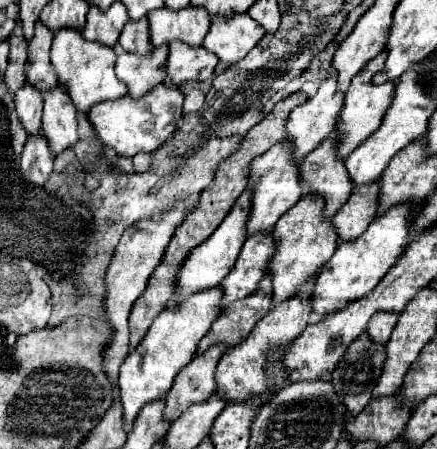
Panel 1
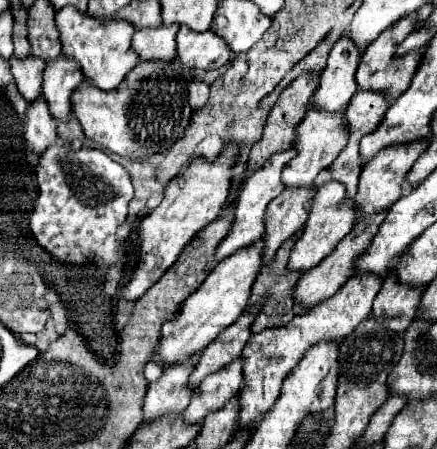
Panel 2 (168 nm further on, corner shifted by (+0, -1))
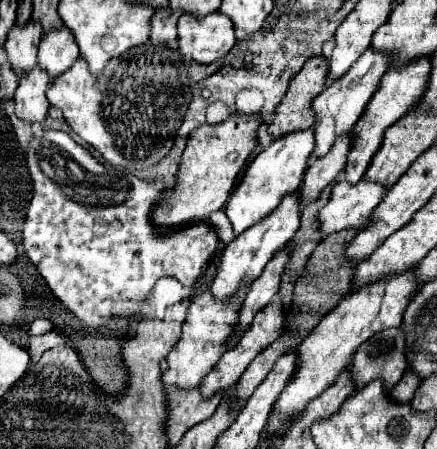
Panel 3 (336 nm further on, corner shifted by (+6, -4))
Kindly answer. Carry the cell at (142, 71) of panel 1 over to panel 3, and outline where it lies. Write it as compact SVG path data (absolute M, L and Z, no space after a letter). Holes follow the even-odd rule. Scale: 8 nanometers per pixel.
M170 6L166 8L156 8L156 14L150 24L150 42L152 44L166 44L170 40L176 40L176 24L178 18L182 16L180 10L172 10Z

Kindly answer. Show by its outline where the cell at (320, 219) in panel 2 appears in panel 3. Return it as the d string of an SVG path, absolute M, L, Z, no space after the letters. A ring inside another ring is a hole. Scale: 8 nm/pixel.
M340 180L332 190L330 202L320 210L318 220L322 224L322 234L328 236L344 228L366 226L372 210L382 202L388 190L390 188L384 184L372 180L360 180L356 184Z

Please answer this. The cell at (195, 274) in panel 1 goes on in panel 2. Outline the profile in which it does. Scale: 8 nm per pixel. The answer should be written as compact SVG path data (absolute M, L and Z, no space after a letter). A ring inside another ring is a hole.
M292 149L282 151L282 153L276 153L276 155L268 157L268 161L264 163L264 167L262 167L260 171L252 173L250 177L246 177L244 187L240 189L238 199L236 199L232 229L230 229L228 235L220 241L220 245L216 247L216 253L214 253L214 259L216 259L218 263L224 261L226 257L234 255L234 253L240 251L240 249L254 245L254 241L258 241L258 237L262 237L262 213L266 211L266 205L268 205L274 197L278 197L278 195L284 191L284 189L282 189L280 173L282 173L286 161L290 161L290 157L294 157L294 151L292 151Z

